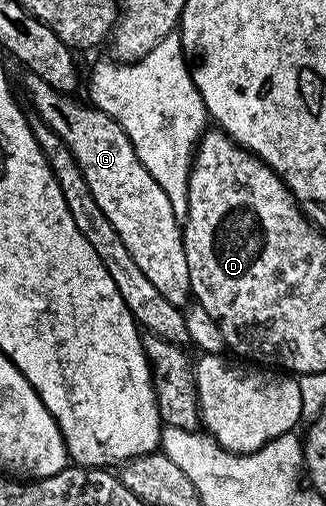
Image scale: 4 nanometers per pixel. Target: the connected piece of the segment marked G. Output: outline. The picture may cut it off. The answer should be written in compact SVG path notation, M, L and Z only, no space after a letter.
M27 72L23 84L31 95L31 104L35 107L38 119L61 138L61 142L73 154L97 206L113 222L113 230L121 234L121 242L133 254L133 262L157 290L173 306L183 308L192 299L189 282L189 262L185 262L183 229L180 217L175 215L165 190L153 182L153 174L141 166L133 142L121 130L121 126L112 116L105 114L90 103L78 104L74 95L59 92L49 82L37 78L37 74Z

